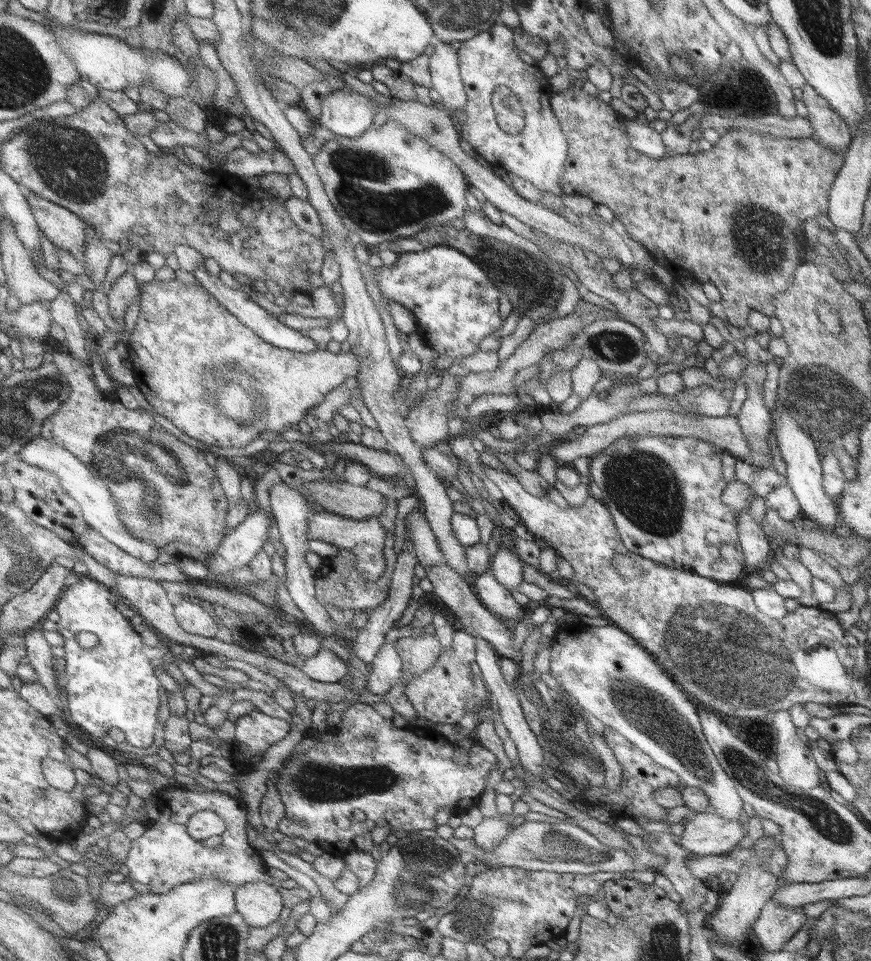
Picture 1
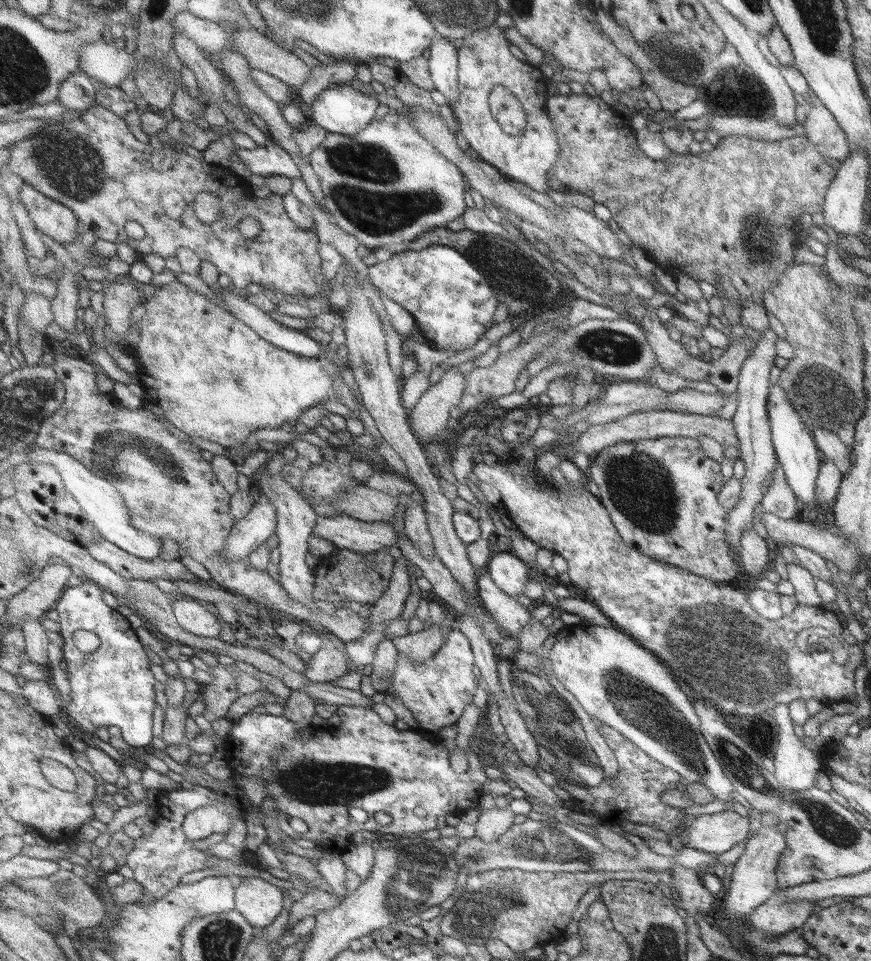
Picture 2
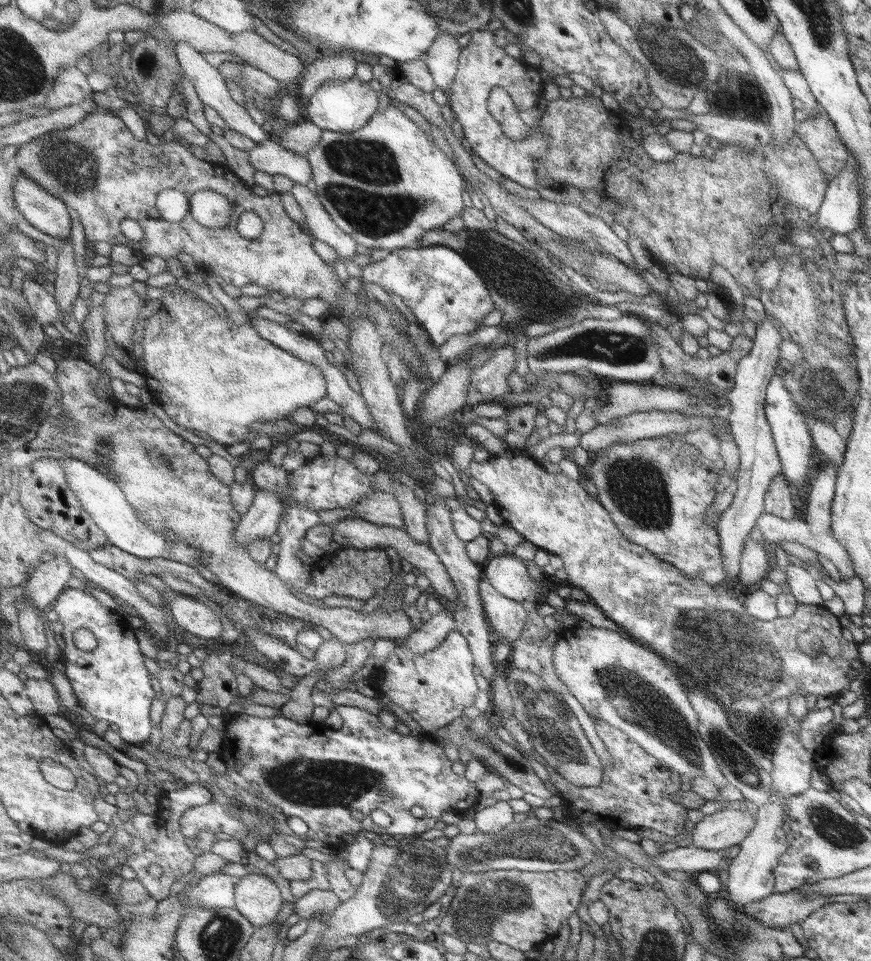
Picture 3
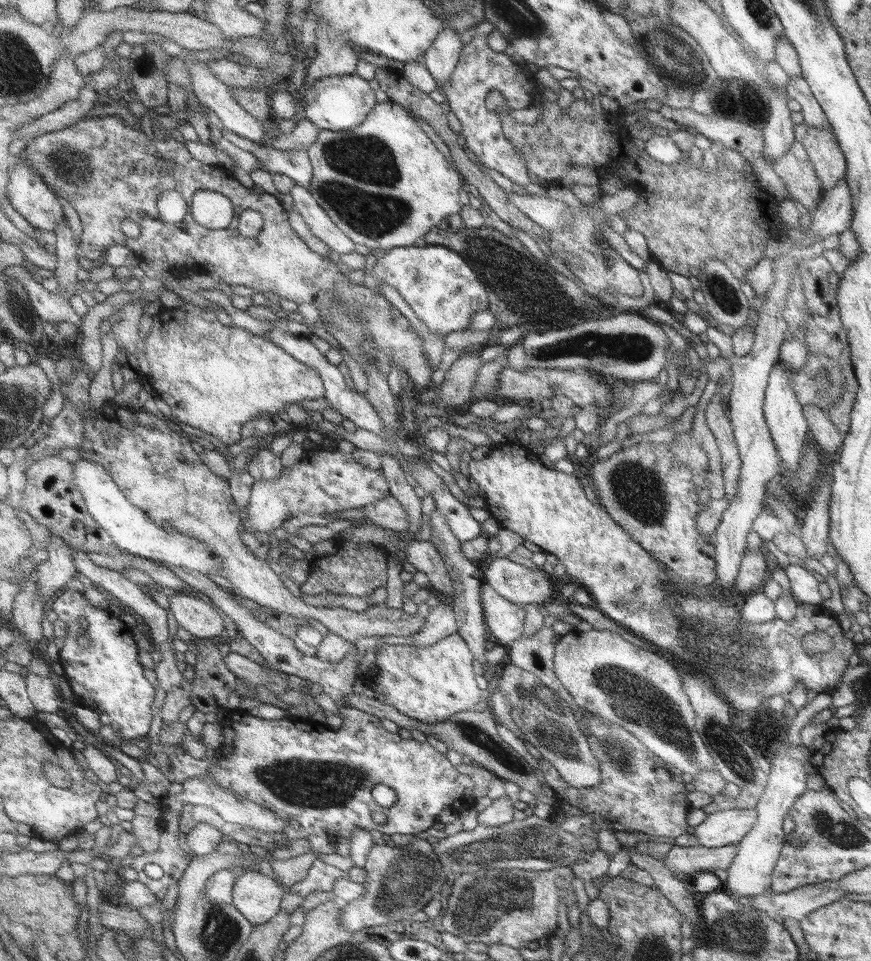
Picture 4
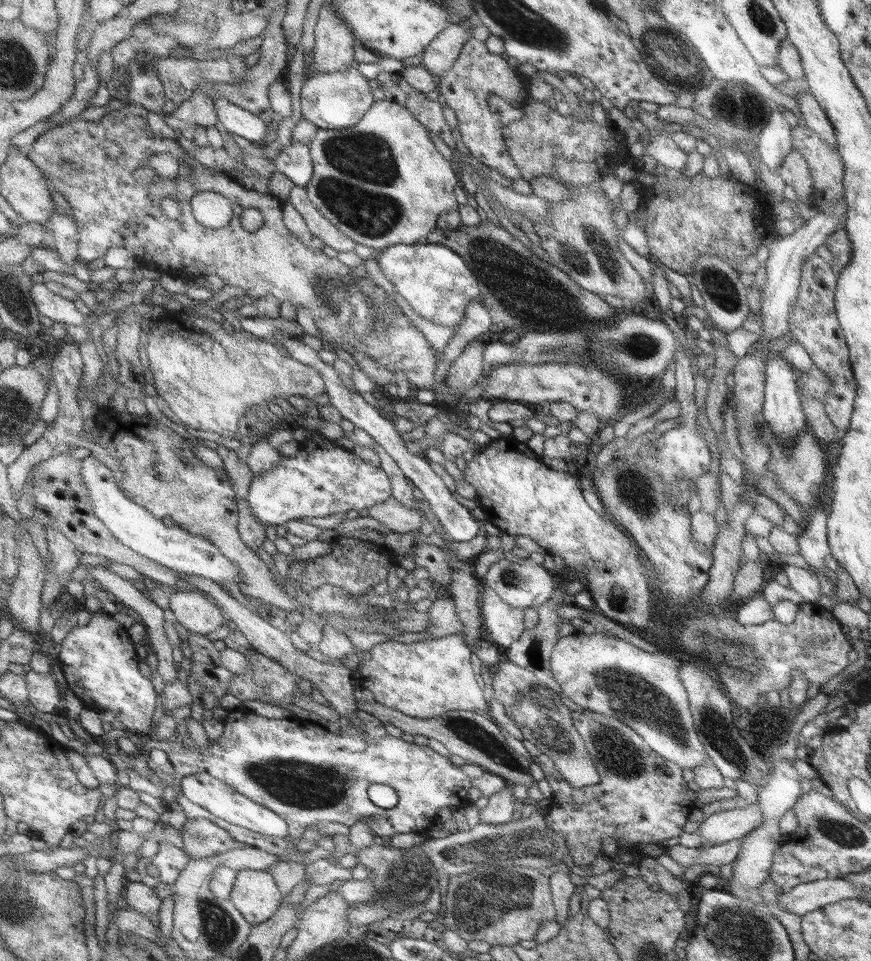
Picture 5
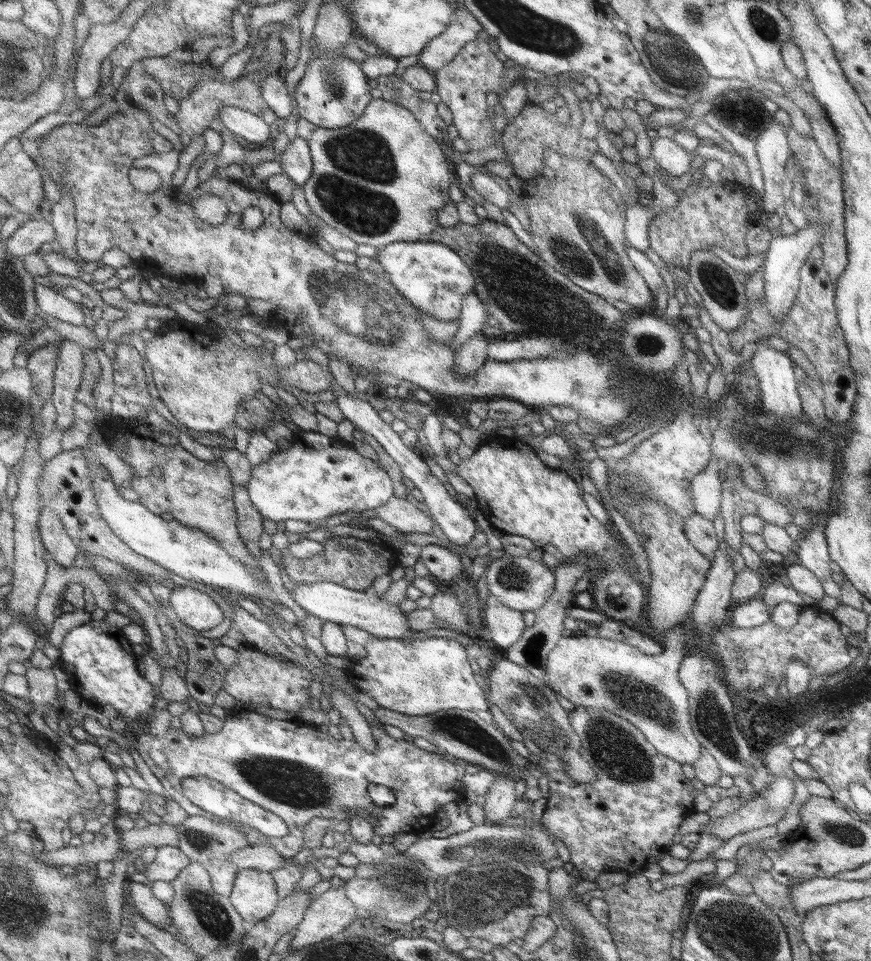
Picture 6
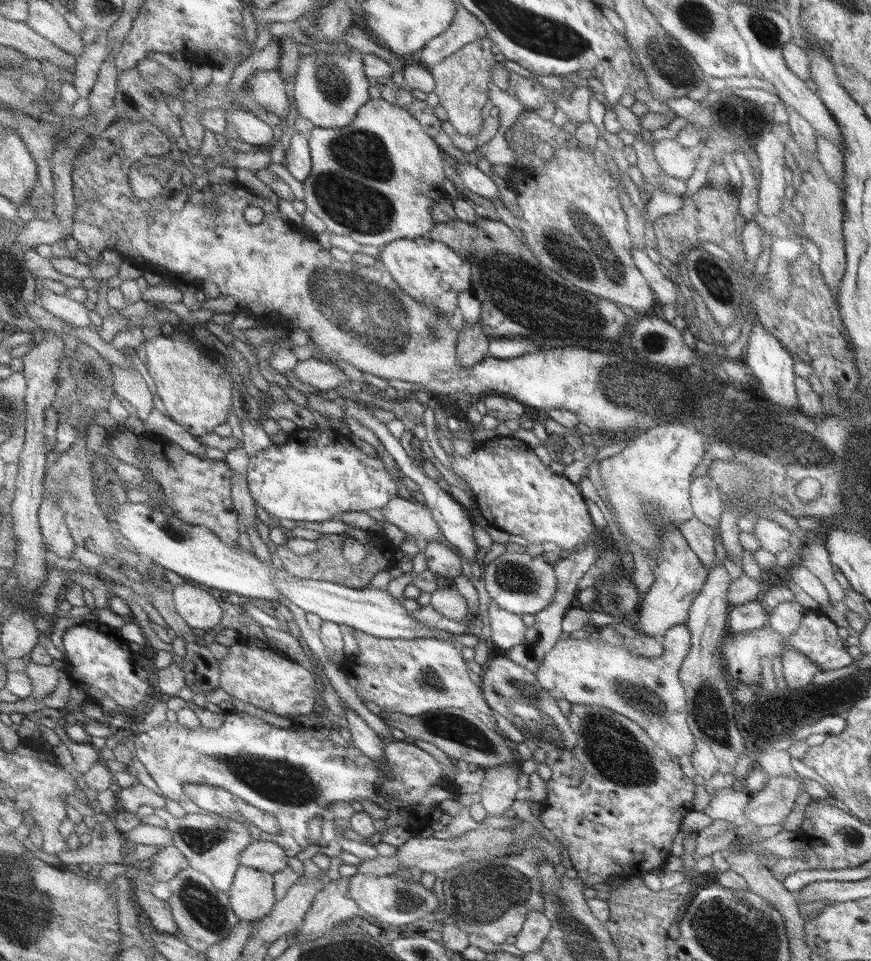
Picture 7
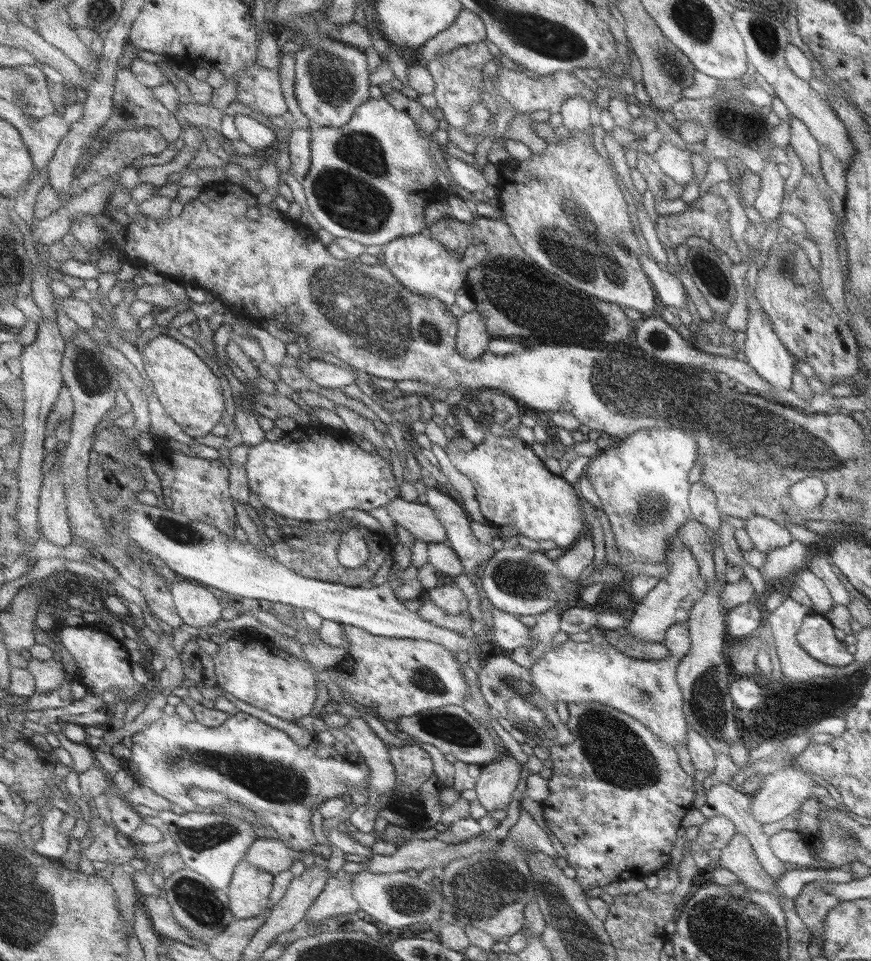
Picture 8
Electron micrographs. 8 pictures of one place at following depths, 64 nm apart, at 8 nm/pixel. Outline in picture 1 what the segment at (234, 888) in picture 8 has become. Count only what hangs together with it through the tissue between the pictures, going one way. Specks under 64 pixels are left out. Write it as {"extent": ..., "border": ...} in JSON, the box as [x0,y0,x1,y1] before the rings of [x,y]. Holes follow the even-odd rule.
{"extent":[236,881,285,928],"border":[[[267,881],[249,882],[236,889],[236,910],[241,914],[249,927],[263,928],[279,920],[285,908],[284,896],[277,887]]]}

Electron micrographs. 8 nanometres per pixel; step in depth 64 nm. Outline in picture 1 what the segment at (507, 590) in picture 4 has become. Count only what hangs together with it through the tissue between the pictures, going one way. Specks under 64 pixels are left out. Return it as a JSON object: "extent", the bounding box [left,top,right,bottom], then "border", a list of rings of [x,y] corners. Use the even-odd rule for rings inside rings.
{"extent":[491,544,523,592],"border":[[[497,544],[491,558],[491,572],[503,588],[509,588],[509,592],[515,592],[519,583],[523,582],[521,578],[523,563],[521,562],[513,550]]]}

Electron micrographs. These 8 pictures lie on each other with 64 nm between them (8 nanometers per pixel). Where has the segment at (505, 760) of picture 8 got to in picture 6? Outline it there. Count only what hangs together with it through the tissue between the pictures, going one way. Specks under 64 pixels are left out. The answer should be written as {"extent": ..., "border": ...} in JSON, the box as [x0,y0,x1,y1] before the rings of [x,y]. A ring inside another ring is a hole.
{"extent":[482,774,517,824],"border":[[[503,774],[493,775],[493,784],[489,786],[487,793],[482,795],[485,800],[482,806],[483,816],[487,824],[507,818],[517,800],[513,789],[514,781]]]}

